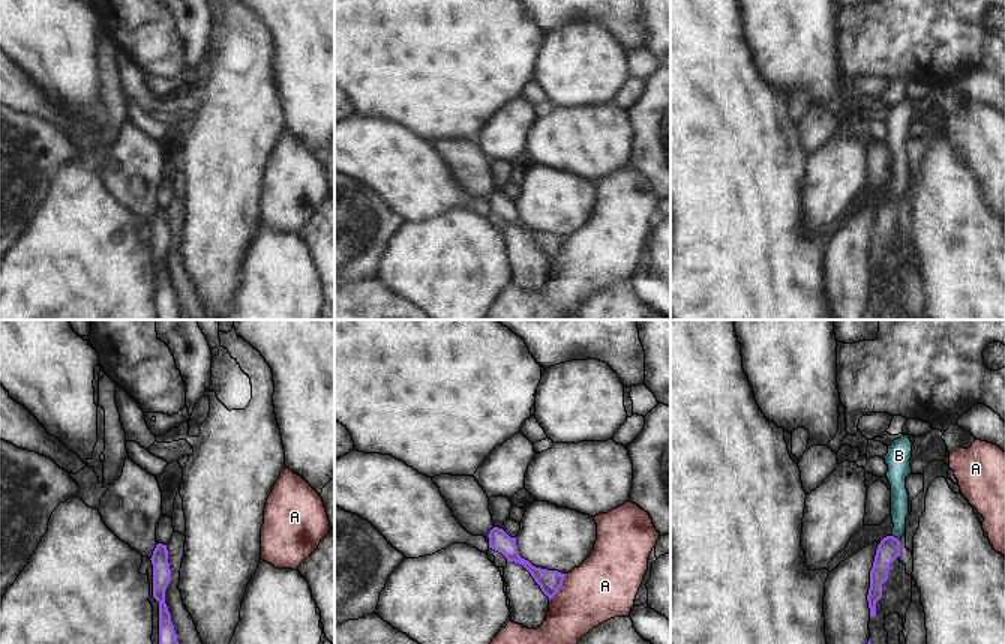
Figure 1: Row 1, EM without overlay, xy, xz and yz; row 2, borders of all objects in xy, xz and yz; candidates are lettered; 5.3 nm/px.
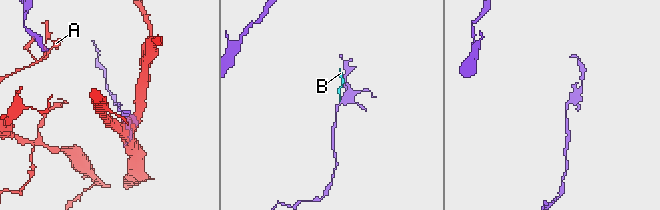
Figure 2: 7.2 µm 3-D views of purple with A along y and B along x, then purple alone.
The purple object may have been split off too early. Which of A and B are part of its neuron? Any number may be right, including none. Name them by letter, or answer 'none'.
none

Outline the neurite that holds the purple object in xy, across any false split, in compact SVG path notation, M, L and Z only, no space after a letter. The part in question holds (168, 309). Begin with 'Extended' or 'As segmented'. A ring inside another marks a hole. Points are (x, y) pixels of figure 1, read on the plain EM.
As segmented. M158 207L153 219L153 261L159 266L159 320L178 320L180 309L165 267L165 254L171 243L166 209Z

